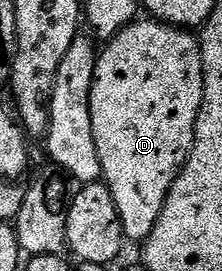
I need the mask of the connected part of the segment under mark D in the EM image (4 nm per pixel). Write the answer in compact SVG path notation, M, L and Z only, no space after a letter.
M136 19L120 29L119 34L102 46L95 63L95 78L91 88L91 118L93 119L93 139L97 143L97 155L101 159L103 168L102 180L107 189L113 195L113 203L117 207L117 215L121 219L124 238L128 242L142 243L147 240L161 211L165 199L169 195L171 185L179 172L183 170L183 164L187 162L191 154L191 144L195 141L195 124L199 118L199 112L203 106L203 52L199 46L200 38L194 32L179 28L178 25L164 25L162 21L154 19Z

